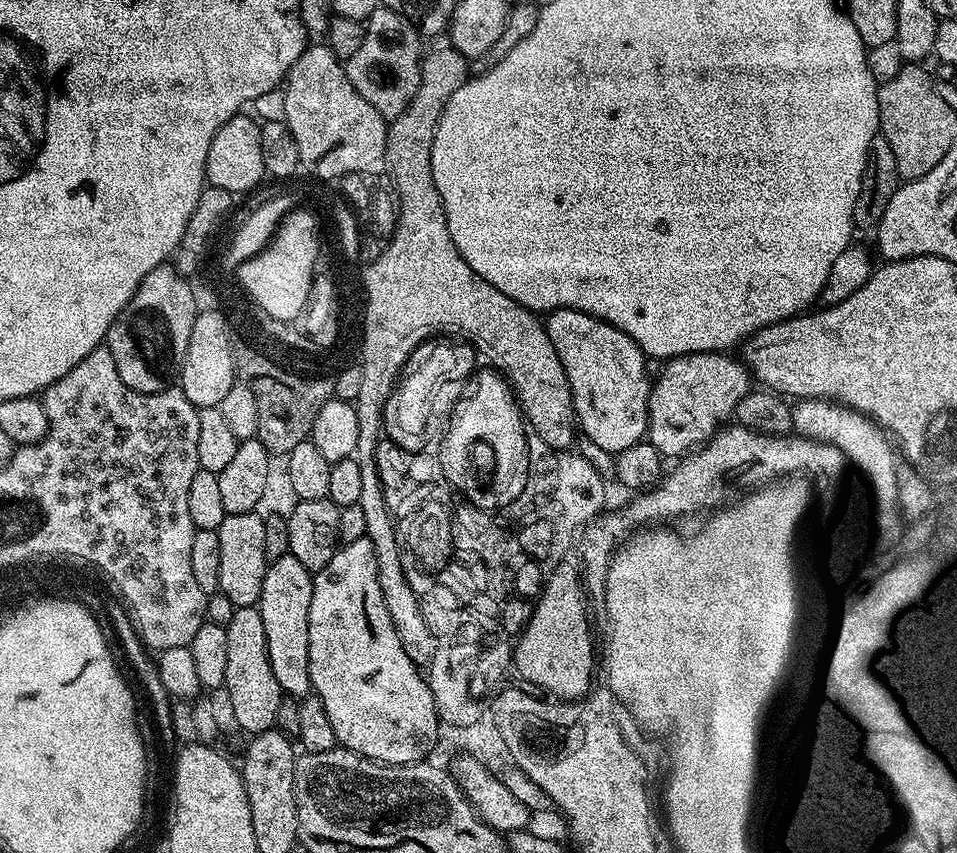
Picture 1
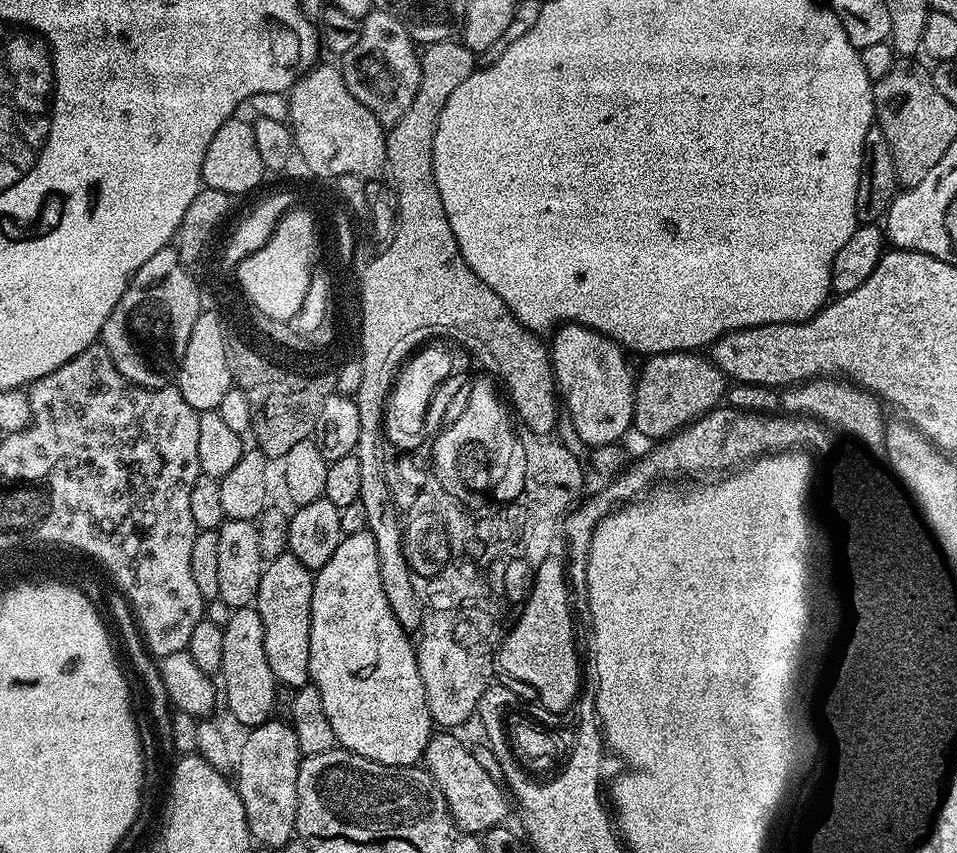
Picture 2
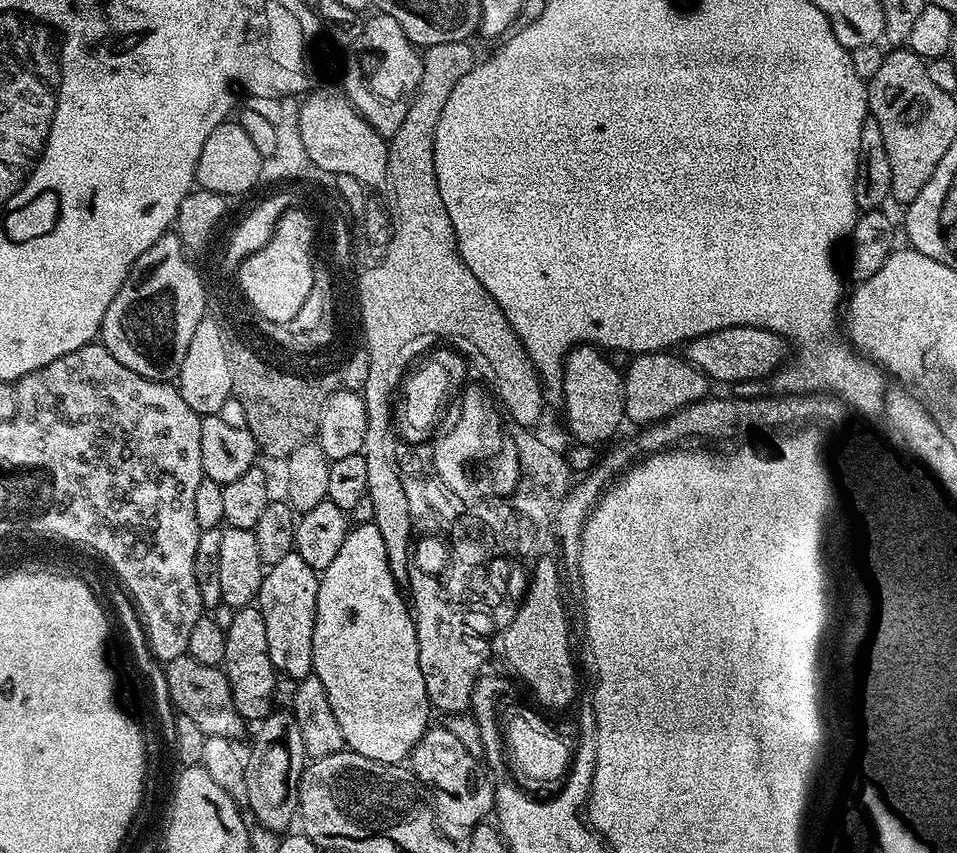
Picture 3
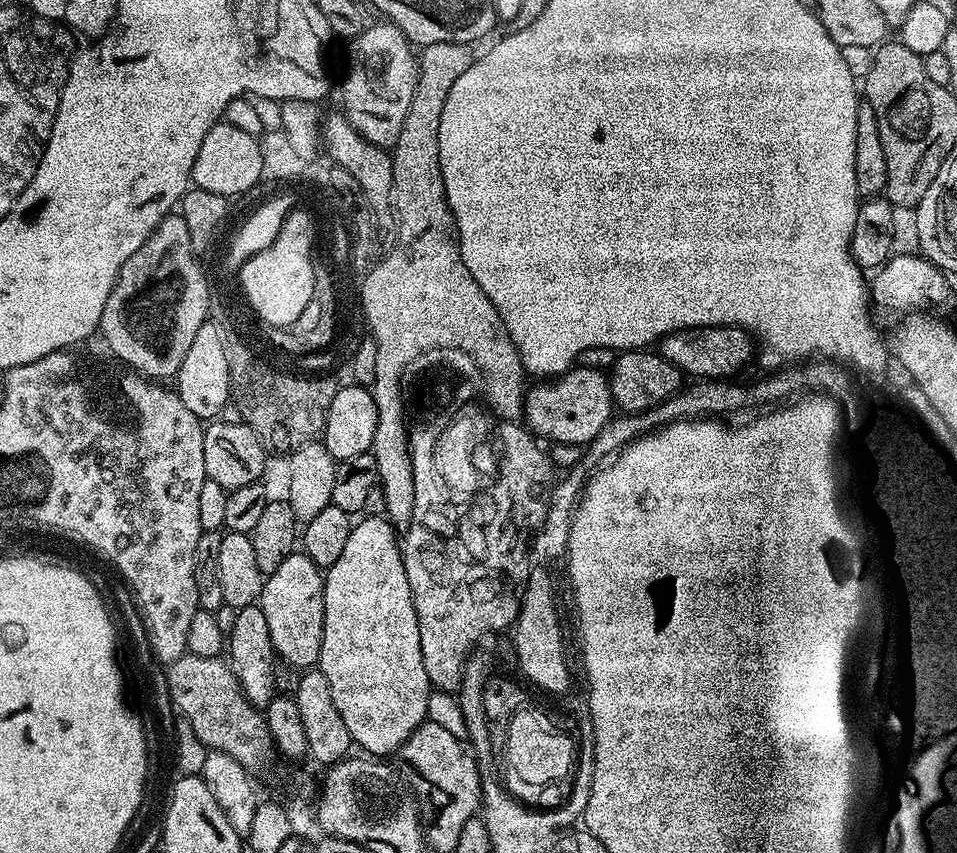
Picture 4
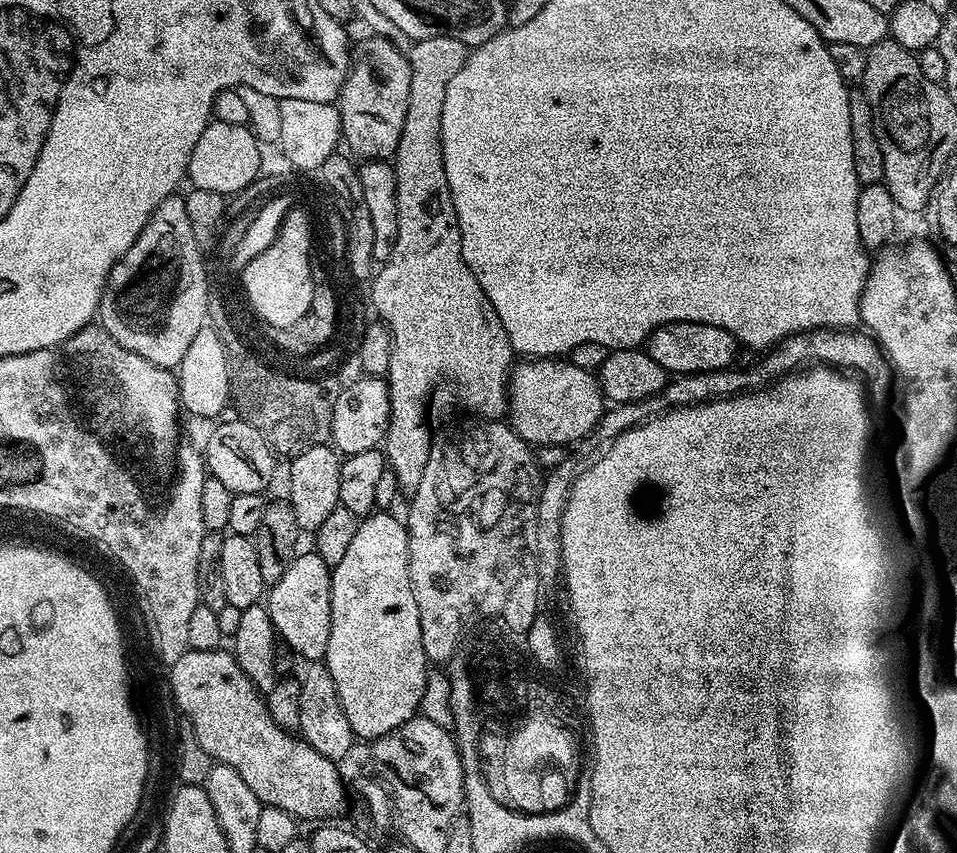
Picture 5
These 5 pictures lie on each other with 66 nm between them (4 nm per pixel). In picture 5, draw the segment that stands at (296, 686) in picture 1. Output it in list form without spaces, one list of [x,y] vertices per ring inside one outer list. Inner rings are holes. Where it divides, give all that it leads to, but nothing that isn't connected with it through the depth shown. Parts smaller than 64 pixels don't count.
[[[315,550],[301,551],[290,562],[286,574],[278,578],[266,592],[266,607],[270,618],[276,627],[277,637],[283,641],[290,650],[296,653],[301,661],[323,660],[326,654],[326,646],[330,646],[330,598],[332,597],[332,568]]]

